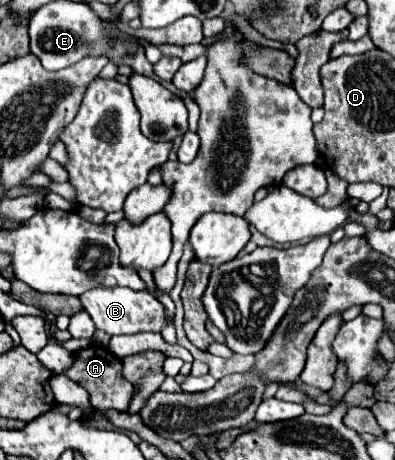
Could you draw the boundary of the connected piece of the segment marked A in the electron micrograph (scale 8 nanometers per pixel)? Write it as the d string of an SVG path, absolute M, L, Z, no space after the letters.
M89 345L85 349L79 349L73 353L73 365L65 371L65 375L73 381L77 381L87 393L89 401L95 409L117 409L117 411L127 411L129 401L133 395L133 385L121 377L121 359L115 357L107 347L103 345Z

